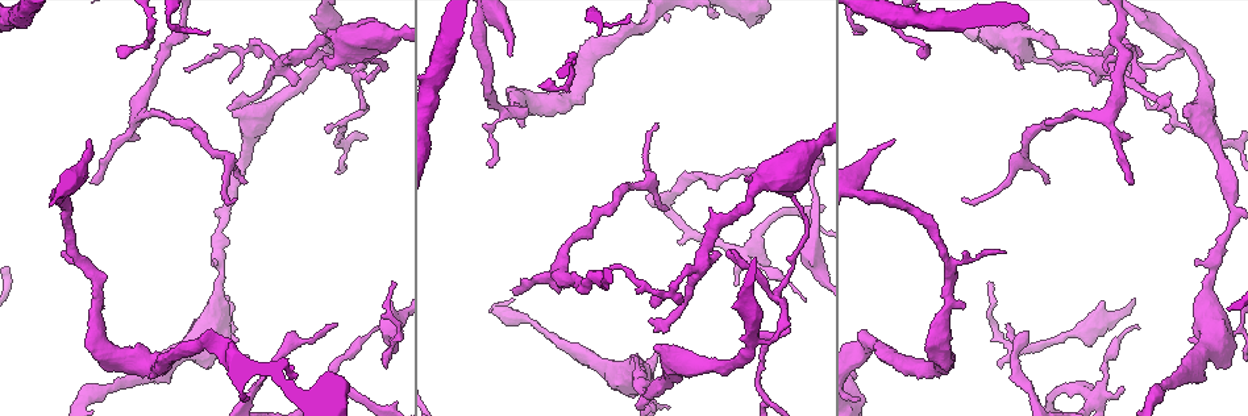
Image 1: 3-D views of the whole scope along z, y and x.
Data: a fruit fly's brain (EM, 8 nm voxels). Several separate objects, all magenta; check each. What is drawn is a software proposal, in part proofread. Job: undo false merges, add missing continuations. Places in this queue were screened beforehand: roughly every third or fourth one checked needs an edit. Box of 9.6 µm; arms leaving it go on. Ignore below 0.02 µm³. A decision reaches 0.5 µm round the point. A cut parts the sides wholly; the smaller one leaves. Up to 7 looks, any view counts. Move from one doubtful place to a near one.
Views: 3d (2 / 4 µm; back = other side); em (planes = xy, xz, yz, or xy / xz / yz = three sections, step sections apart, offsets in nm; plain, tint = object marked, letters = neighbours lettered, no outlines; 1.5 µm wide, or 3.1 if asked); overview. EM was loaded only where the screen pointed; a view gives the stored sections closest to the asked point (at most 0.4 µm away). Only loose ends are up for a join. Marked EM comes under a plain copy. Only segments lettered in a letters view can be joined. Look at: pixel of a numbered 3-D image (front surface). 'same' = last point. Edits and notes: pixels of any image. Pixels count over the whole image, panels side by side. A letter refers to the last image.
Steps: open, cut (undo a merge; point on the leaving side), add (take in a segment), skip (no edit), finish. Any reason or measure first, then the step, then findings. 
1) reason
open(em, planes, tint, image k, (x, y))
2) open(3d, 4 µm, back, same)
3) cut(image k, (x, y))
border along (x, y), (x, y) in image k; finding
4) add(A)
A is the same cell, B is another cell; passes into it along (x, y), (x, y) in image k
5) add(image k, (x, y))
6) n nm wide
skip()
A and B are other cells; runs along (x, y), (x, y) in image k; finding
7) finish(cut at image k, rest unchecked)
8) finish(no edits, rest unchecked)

a fork
open(3d, 4 µm, image 1, (741, 256))

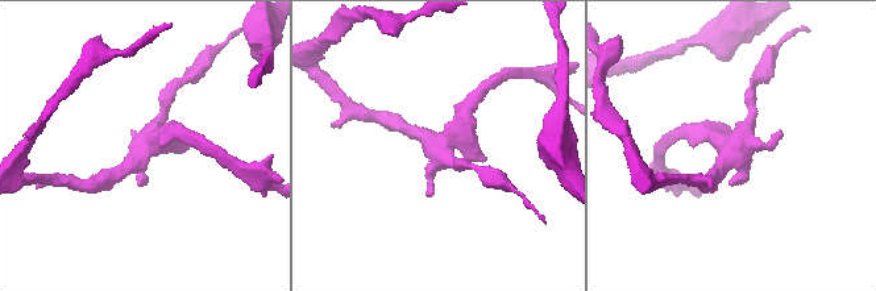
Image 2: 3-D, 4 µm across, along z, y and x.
shape alone is not enough
open(em, xz, step 4, tint, image 2, (138, 150))

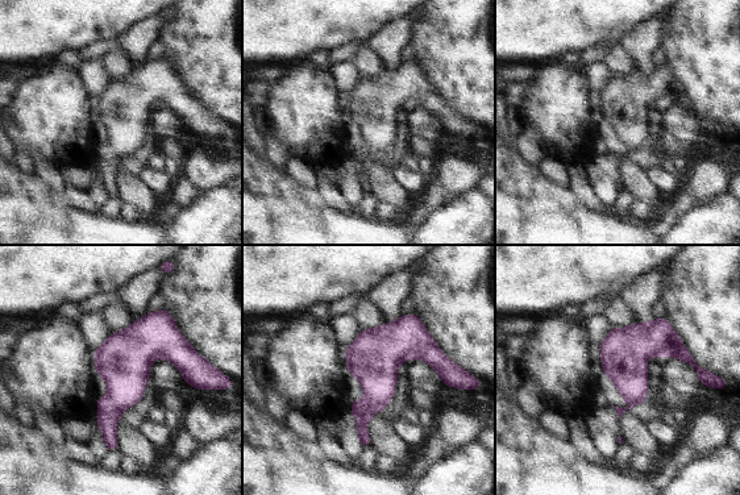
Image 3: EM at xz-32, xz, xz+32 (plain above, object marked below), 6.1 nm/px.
another direction
open(em, planes, letters, same)

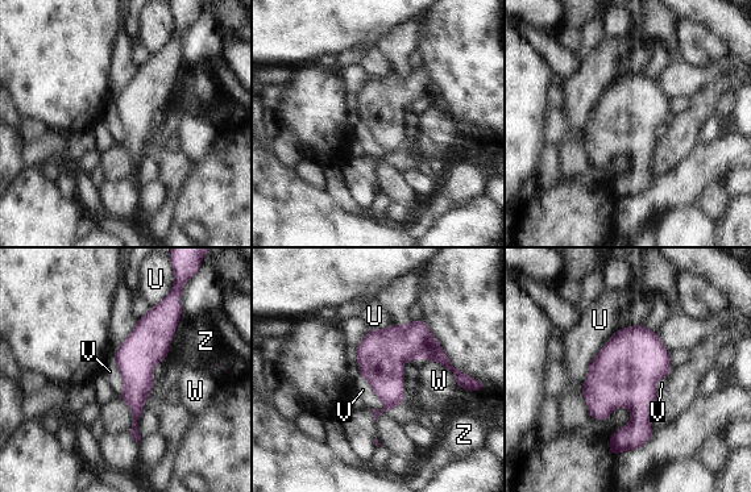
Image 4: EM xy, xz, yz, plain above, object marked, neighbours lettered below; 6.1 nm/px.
240 nm wide
skip()
U, V, W and Z are other cells; border along (360, 375), (384, 404), (382, 411) in image 4; one cell here

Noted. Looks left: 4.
tapers out
open(em, planes, letters, image 1, (387, 365))

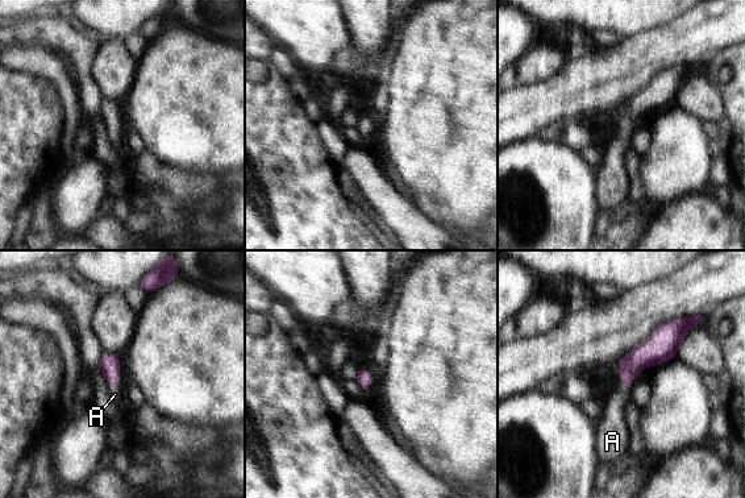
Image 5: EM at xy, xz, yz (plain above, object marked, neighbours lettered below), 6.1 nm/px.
add(A)
A is the same cell; passes into it along (109, 364), (113, 386), (115, 394) in image 5; the cell continues

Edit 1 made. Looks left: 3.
open(overview)

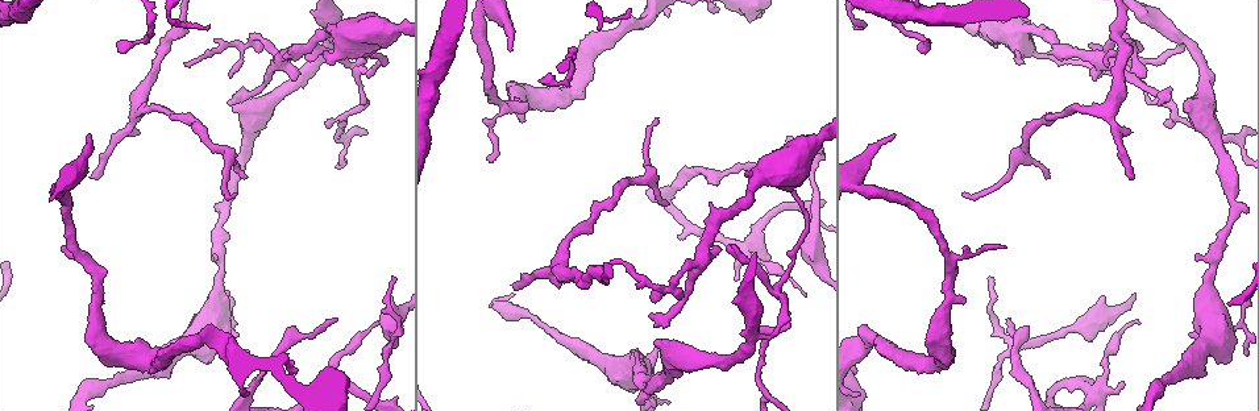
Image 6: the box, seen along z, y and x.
abrupt turn
open(3d, 4 µm, back, image 6, (355, 71))

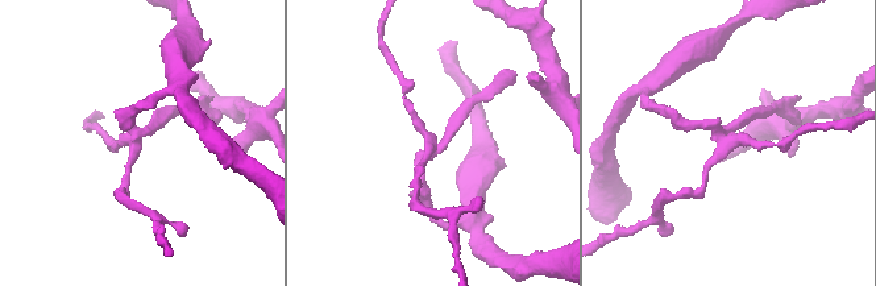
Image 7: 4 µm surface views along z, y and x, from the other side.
4 arms
open(em, planes, letters, image 7, (726, 142))

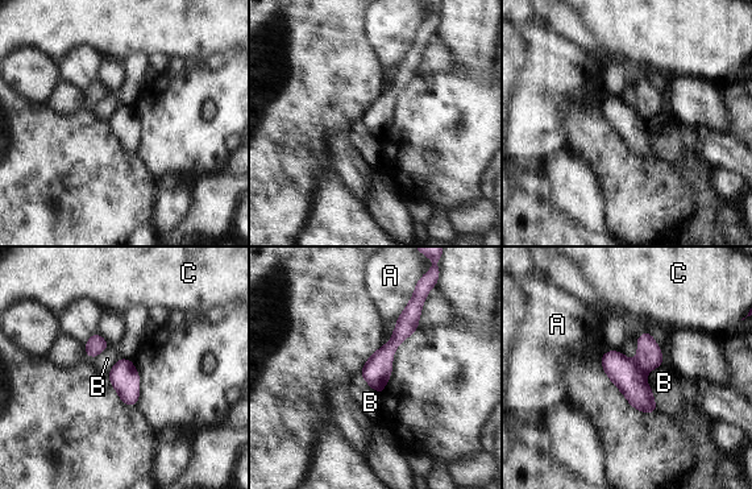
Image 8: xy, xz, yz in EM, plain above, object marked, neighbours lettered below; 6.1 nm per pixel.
cut(image 8, (623, 373))
A, B and C are other cells; border along (634, 361), (645, 373) in image 8; a second cell is stuck on

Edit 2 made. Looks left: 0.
finish(add at image 5, cut at image 8, rest unchecked)

